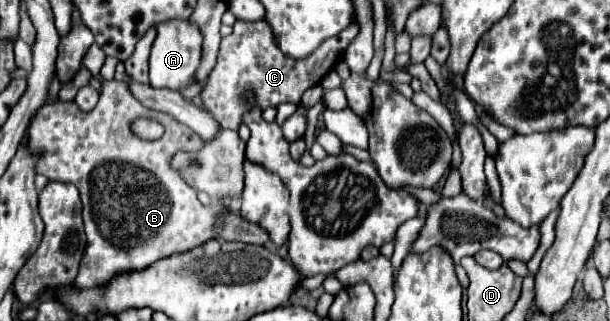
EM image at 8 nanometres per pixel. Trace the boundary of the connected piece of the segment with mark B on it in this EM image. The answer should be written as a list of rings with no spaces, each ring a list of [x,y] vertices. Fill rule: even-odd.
[[[92,45],[84,55],[84,67],[102,85],[100,101],[92,111],[84,113],[74,103],[56,99],[38,109],[28,129],[30,145],[44,151],[44,157],[36,165],[38,173],[46,175],[50,181],[76,185],[84,205],[82,217],[88,247],[72,287],[94,289],[108,285],[118,273],[146,269],[164,257],[172,257],[172,253],[186,253],[186,249],[194,249],[212,237],[266,245],[268,233],[244,221],[239,212],[222,206],[206,207],[196,199],[196,191],[170,167],[170,159],[176,151],[200,151],[204,141],[200,141],[192,129],[168,117],[168,113],[156,113],[144,107],[132,97],[128,85],[116,79],[106,81],[100,75],[104,59],[106,55],[98,45]],[[142,115],[158,115],[158,123],[164,125],[166,133],[156,141],[136,137],[132,133],[132,121]],[[219,214],[225,217],[224,229],[214,229]]]

